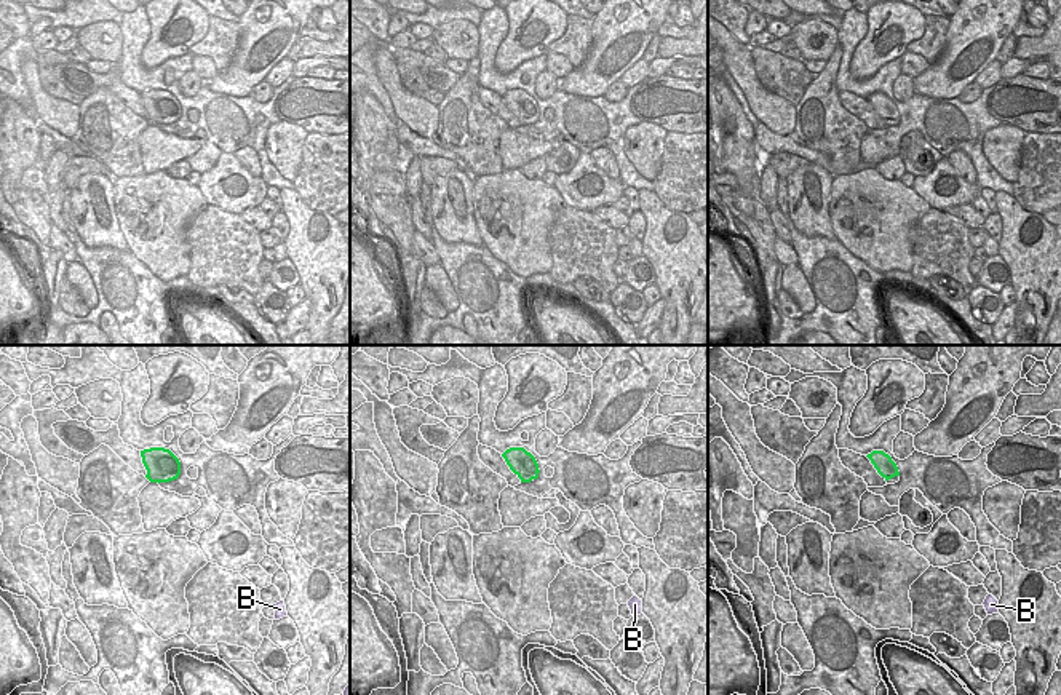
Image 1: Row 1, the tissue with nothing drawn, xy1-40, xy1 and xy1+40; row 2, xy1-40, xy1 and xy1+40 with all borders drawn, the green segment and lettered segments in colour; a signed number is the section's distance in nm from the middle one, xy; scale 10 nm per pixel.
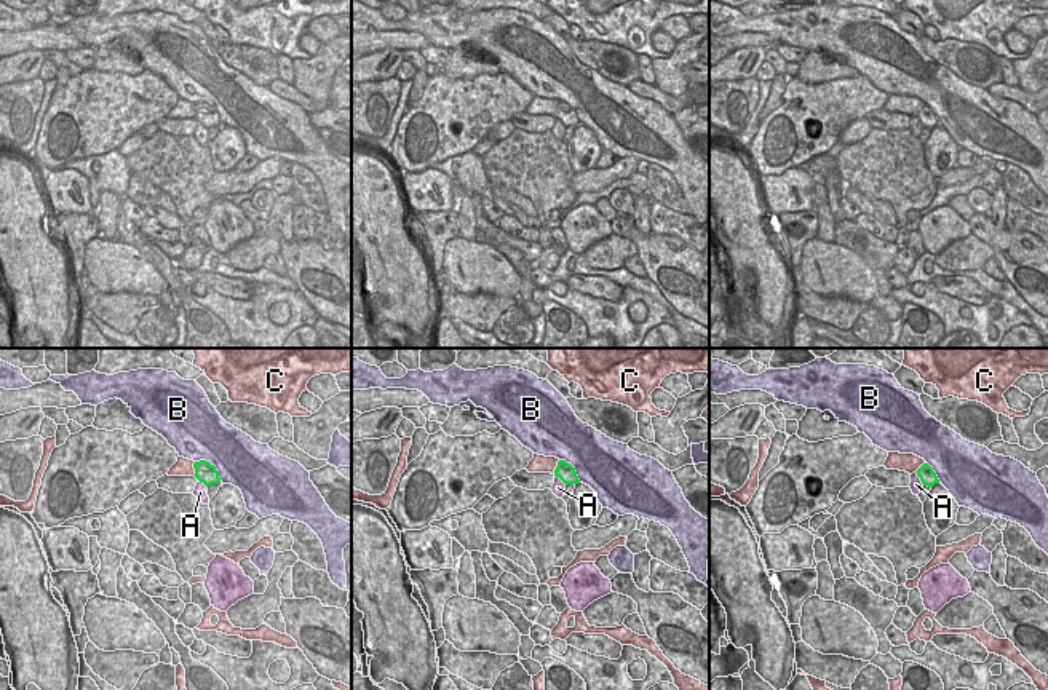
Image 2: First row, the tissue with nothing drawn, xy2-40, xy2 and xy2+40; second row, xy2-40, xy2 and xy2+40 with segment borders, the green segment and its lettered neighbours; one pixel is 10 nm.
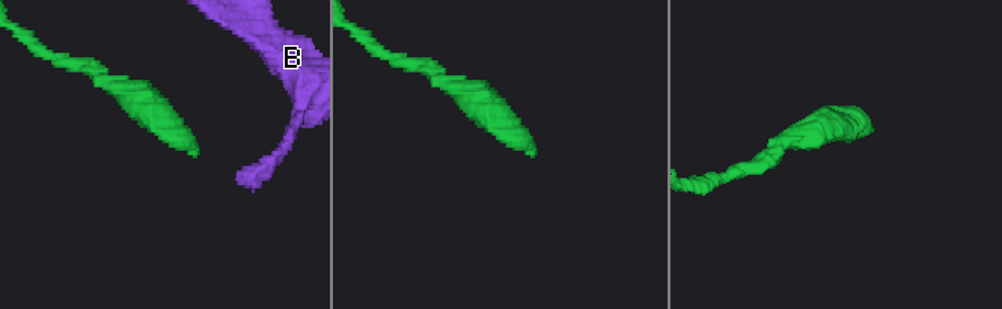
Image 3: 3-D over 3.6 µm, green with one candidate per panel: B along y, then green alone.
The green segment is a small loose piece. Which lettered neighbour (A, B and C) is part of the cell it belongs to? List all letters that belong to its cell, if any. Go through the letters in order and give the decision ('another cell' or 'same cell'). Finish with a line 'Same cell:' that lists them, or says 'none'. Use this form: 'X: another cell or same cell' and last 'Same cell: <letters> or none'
A: another cell
B: another cell
C: another cell
Same cell: none

